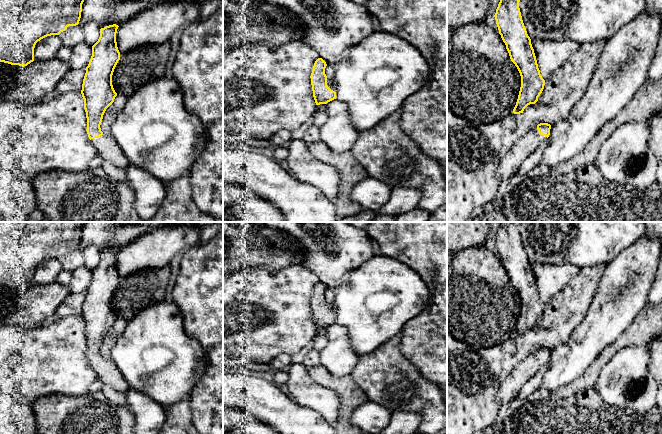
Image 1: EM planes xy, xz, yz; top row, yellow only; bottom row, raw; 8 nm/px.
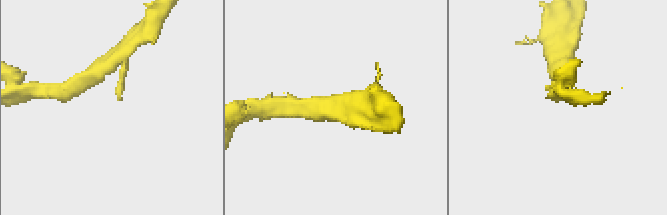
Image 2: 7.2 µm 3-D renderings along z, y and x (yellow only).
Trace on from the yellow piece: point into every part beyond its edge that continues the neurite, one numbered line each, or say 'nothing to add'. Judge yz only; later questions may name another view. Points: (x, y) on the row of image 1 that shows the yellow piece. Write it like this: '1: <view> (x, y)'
1: yz (523, 147)

